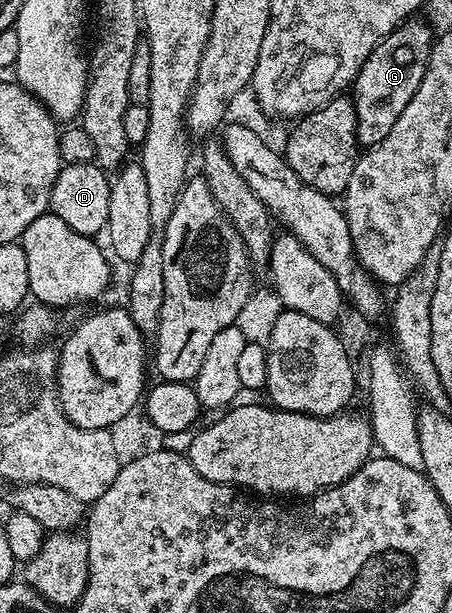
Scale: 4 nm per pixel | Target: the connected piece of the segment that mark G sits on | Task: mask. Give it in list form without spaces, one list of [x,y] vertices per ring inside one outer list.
[[[413,17],[396,27],[377,45],[374,53],[356,74],[350,98],[356,110],[356,141],[361,148],[378,145],[394,129],[394,121],[402,117],[402,109],[410,105],[410,97],[418,93],[432,52],[434,36],[427,22]]]

